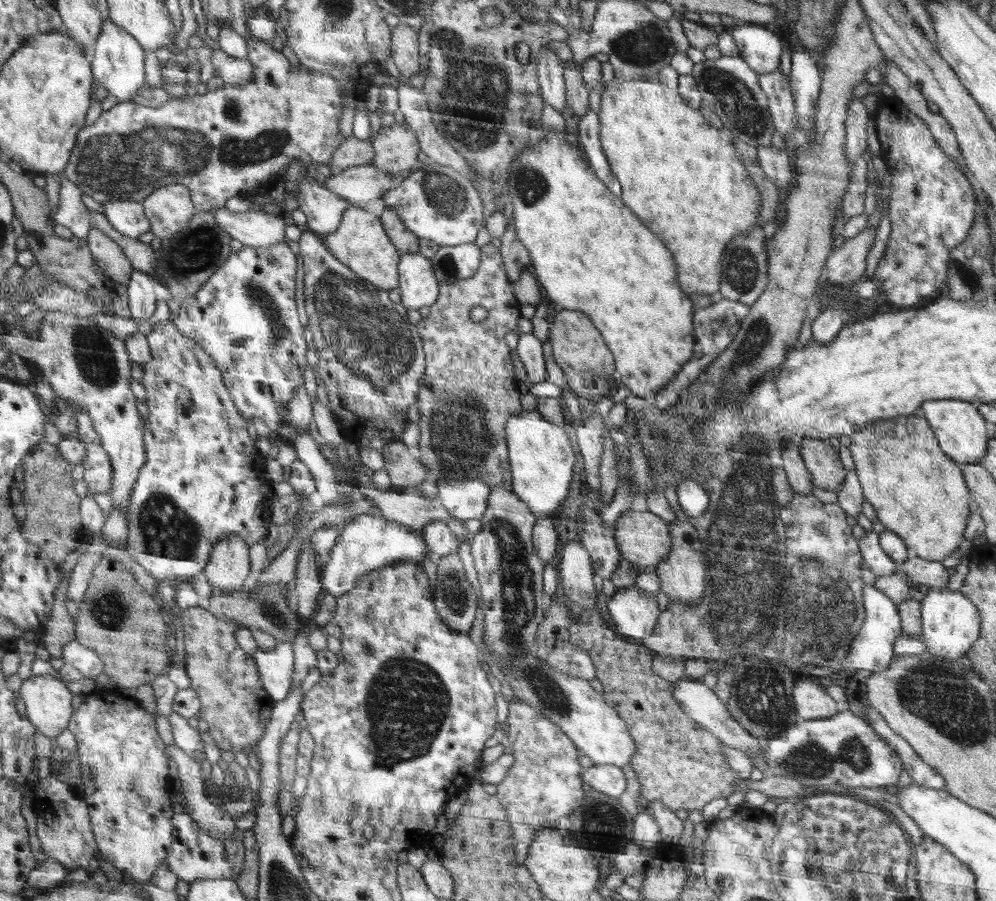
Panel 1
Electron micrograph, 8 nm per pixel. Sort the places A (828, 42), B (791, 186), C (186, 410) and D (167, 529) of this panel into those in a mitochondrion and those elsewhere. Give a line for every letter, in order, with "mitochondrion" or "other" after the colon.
A: other
B: other
C: other
D: mitochondrion

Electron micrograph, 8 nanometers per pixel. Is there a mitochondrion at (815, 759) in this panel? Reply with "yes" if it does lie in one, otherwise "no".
yes

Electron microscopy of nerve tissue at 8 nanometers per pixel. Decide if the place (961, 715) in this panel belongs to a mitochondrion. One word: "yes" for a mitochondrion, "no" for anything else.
yes

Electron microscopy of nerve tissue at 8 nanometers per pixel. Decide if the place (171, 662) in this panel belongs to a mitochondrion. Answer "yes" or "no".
no

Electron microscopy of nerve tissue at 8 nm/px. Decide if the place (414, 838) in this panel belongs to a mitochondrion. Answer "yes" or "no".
no

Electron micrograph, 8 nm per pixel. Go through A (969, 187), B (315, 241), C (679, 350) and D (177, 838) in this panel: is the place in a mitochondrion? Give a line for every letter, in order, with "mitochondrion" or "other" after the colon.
A: other
B: other
C: other
D: other

